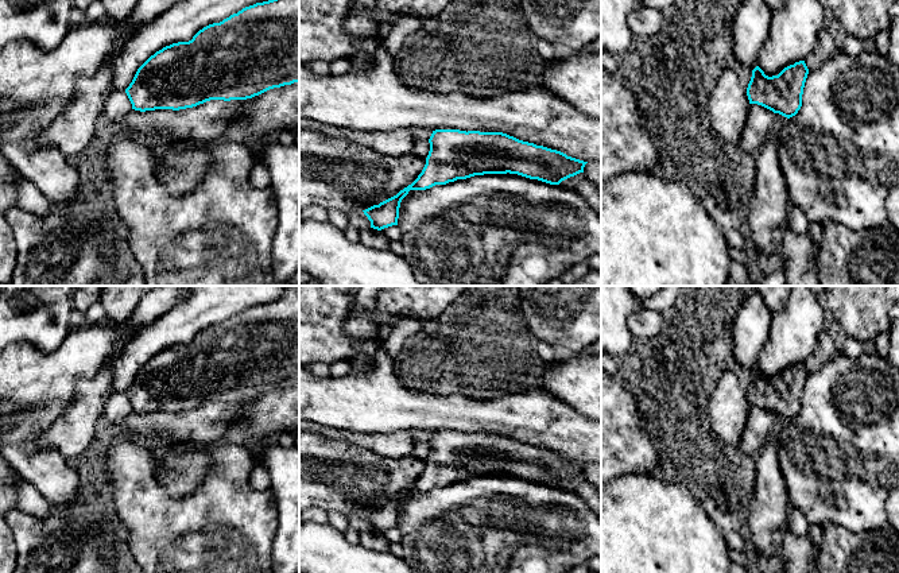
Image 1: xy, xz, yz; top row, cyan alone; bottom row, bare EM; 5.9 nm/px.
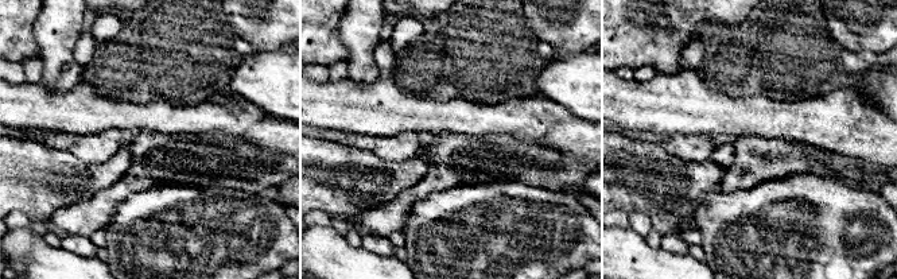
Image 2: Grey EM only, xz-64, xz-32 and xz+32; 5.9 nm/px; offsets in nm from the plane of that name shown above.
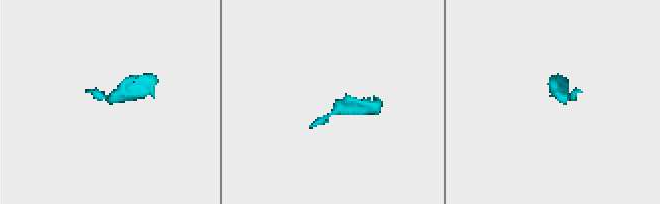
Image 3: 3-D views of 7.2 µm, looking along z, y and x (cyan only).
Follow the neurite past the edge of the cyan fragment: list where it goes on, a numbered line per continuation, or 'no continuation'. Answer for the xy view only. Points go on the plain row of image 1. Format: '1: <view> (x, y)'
no continuation

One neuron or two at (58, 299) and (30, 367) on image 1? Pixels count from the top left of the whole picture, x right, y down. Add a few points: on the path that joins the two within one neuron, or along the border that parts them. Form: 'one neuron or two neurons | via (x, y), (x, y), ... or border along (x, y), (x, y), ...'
two neurons | border along (66, 333), (51, 351), (14, 341)

